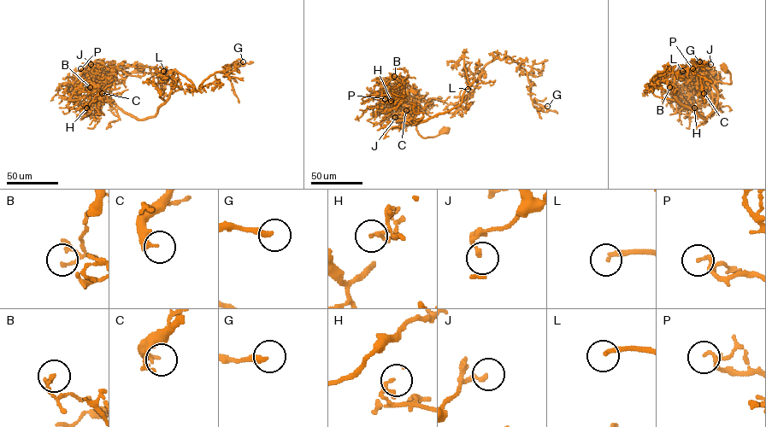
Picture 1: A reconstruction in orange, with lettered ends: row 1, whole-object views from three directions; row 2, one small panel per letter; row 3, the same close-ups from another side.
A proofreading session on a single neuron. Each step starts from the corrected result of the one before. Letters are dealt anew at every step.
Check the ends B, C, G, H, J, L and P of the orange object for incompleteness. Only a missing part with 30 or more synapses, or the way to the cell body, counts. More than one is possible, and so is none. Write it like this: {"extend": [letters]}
{"extend": ["C", "G", "L"]}

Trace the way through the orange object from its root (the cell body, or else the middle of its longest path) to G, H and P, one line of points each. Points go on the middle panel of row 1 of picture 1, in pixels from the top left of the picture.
G: (446, 129), (423, 137), (414, 119), (417, 124), (456, 107), (497, 58), (522, 67), (530, 98), (547, 106)
H: (446, 129), (435, 136), (422, 137), (416, 128), (405, 95), (399, 96), (395, 103), (391, 101)
P: (446, 129), (435, 136), (423, 137), (409, 112), (409, 102), (404, 99), (398, 102), (385, 99)

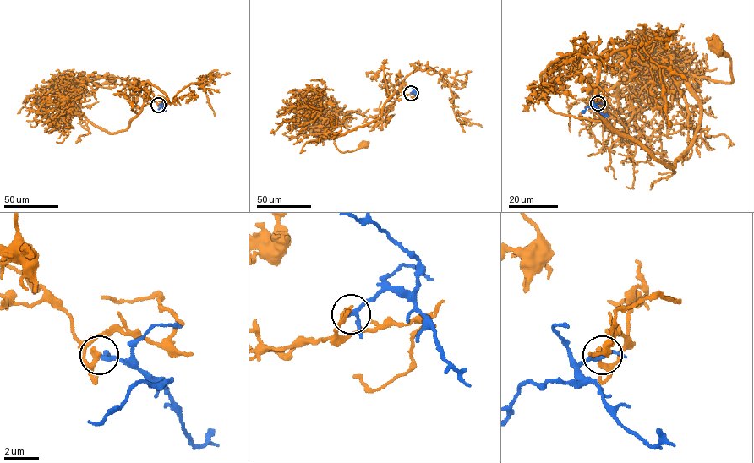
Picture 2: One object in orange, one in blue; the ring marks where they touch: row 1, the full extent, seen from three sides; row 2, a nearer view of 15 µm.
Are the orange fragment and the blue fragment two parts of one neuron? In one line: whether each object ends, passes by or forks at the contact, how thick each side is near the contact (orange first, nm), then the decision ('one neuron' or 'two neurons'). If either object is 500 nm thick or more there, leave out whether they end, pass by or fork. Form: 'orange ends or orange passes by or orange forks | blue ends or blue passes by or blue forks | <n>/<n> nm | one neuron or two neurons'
orange ends | blue passes by | 400/200 nm | one neuron

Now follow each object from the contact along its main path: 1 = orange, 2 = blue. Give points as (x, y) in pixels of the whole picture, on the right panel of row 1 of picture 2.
1: (598, 103), (593, 84), (601, 116), (673, 167), (700, 113), (686, 81), (732, 81), (713, 47)
2: (598, 103), (594, 107), (587, 106), (583, 112)

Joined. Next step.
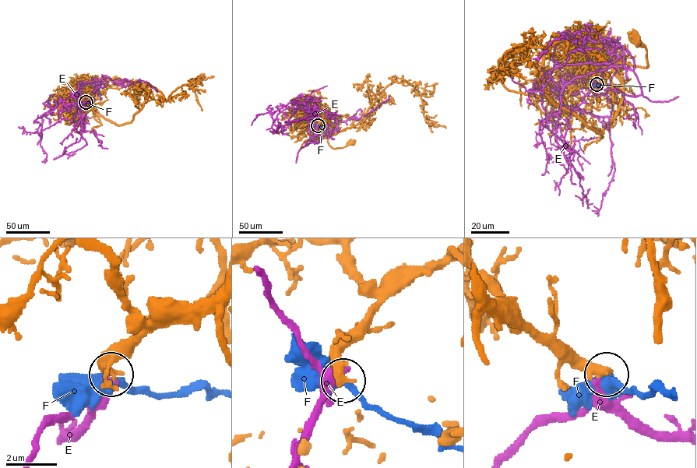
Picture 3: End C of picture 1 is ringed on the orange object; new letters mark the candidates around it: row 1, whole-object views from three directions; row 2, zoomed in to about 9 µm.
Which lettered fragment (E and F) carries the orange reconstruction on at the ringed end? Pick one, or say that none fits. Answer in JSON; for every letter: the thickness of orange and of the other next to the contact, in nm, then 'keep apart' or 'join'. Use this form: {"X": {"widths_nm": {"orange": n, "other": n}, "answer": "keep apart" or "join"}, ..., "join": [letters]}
{"E": {"widths_nm": {"orange": 500, "other": 440}, "answer": "keep apart"}, "F": {"widths_nm": {"orange": 460, "other": 600}, "answer": "keep apart"}, "join": []}

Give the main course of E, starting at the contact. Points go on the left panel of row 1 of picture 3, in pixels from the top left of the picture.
E: (85, 102), (73, 108), (75, 93), (39, 117), (45, 158)

